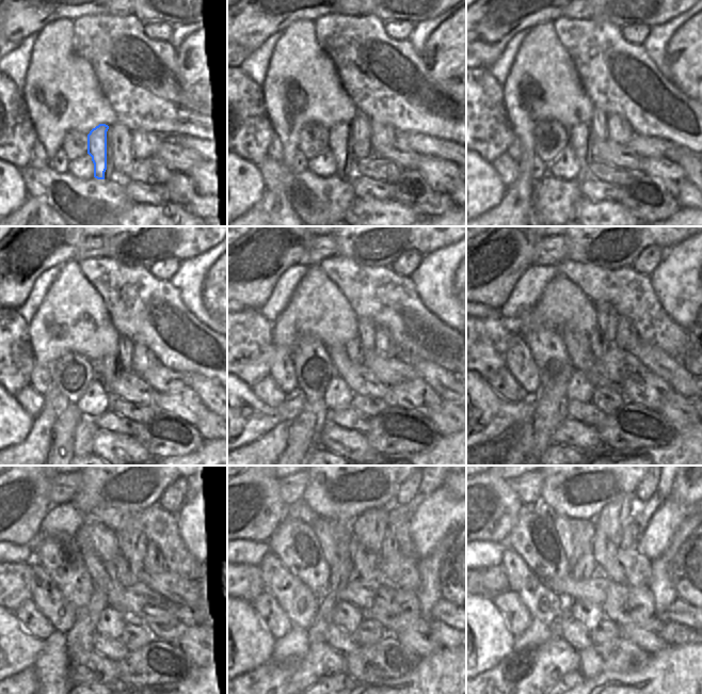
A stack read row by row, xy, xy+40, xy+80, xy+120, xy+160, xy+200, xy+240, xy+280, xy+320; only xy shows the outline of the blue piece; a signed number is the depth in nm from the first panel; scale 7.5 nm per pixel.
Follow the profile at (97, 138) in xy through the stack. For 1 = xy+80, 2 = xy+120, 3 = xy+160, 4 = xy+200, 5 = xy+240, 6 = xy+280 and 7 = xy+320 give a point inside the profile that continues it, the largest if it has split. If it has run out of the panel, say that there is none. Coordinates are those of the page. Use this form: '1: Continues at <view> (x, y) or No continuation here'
1: Continues at xy+80 (578, 135)
2: Continues at xy+120 (109, 364)
3: Continues at xy+160 (354, 351)
4: Continues at xy+200 (596, 345)
5: Continues at xy+240 (126, 578)
6: Continues at xy+280 (365, 562)
7: Continues at xy+320 (604, 549).

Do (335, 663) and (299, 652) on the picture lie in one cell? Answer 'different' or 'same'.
different

